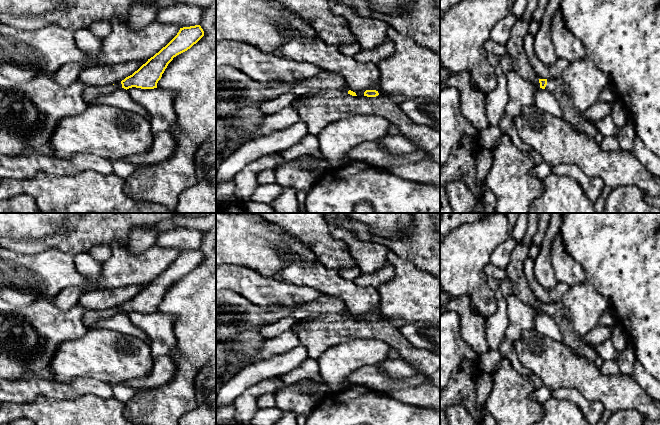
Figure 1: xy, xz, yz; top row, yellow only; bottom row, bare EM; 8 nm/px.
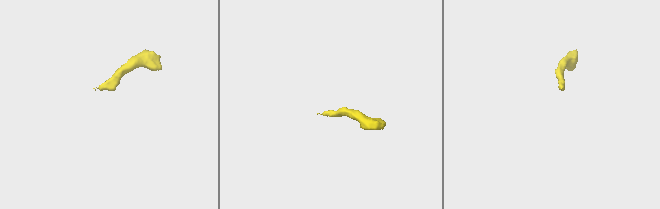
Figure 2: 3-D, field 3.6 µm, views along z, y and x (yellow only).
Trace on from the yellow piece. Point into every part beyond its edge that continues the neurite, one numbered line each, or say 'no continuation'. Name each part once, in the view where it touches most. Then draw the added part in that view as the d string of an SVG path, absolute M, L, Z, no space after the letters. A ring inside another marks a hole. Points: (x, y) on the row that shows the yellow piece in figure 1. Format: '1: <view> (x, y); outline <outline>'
1: xz (317, 109); outline M318 89L299 97L295 109L307 127L307 134L314 136L330 123L351 116L385 118L423 153L440 158L440 130L413 122L388 97L352 96L343 90Z

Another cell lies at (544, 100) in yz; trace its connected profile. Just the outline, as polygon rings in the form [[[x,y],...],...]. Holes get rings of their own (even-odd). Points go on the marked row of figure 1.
[[[540,88],[536,93],[535,106],[548,114],[562,117],[562,110],[557,99],[552,93],[545,89]]]

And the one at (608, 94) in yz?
[[[613,86],[606,87],[602,90],[599,100],[602,102],[613,102],[617,99],[617,94]]]

